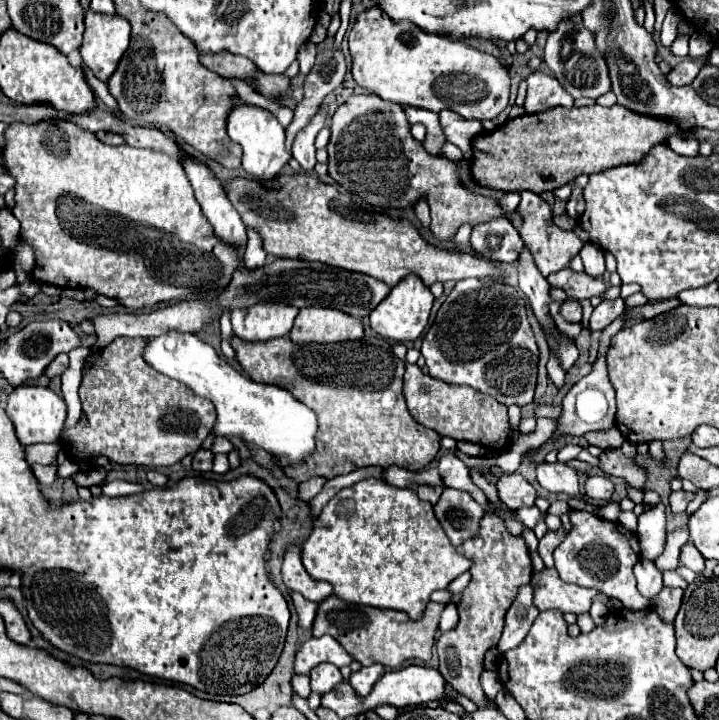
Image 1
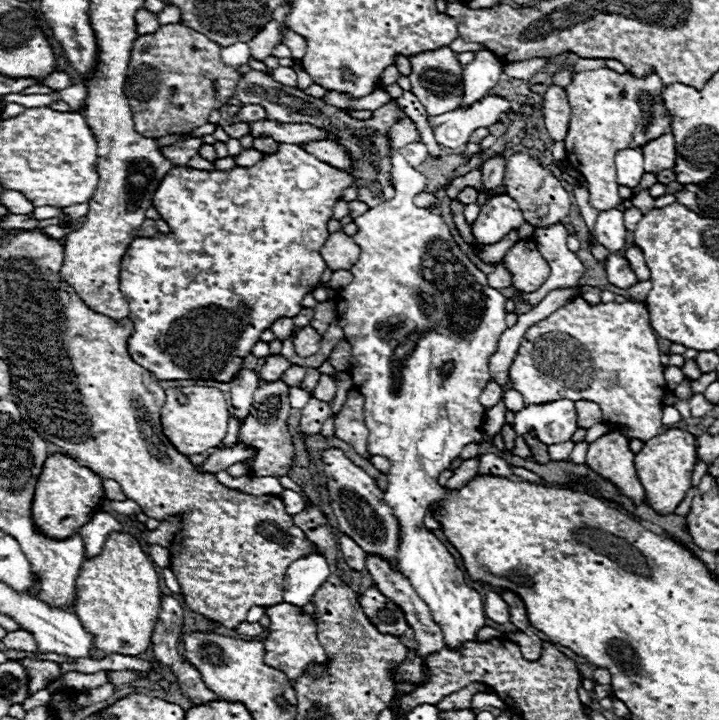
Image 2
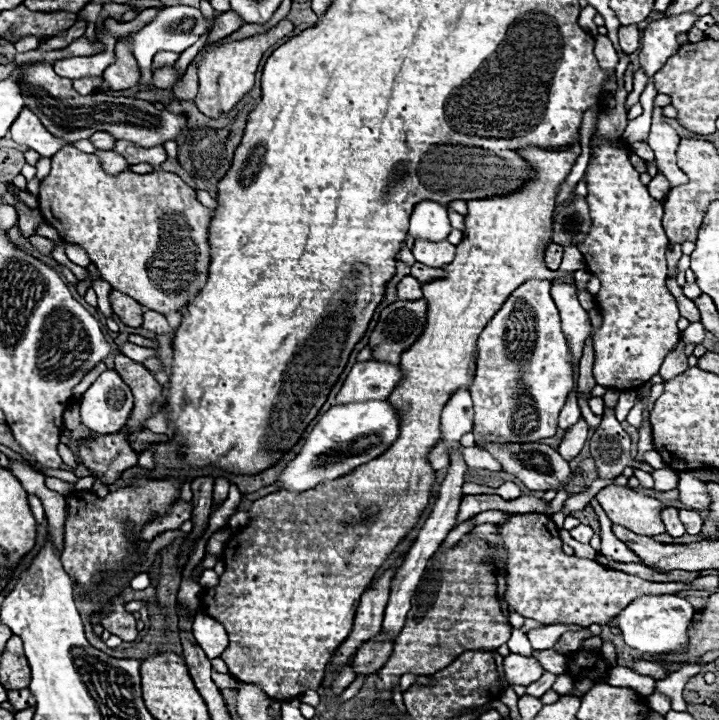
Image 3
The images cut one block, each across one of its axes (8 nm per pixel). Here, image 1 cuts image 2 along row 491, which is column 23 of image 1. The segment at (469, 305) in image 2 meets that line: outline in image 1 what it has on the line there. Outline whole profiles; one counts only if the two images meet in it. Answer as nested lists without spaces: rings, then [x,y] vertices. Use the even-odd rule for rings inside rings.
[[[18,386],[8,398],[6,414],[10,416],[18,440],[28,446],[28,444],[38,444],[38,442],[56,442],[64,428],[66,420],[66,402],[52,392],[50,388],[44,386]]]

